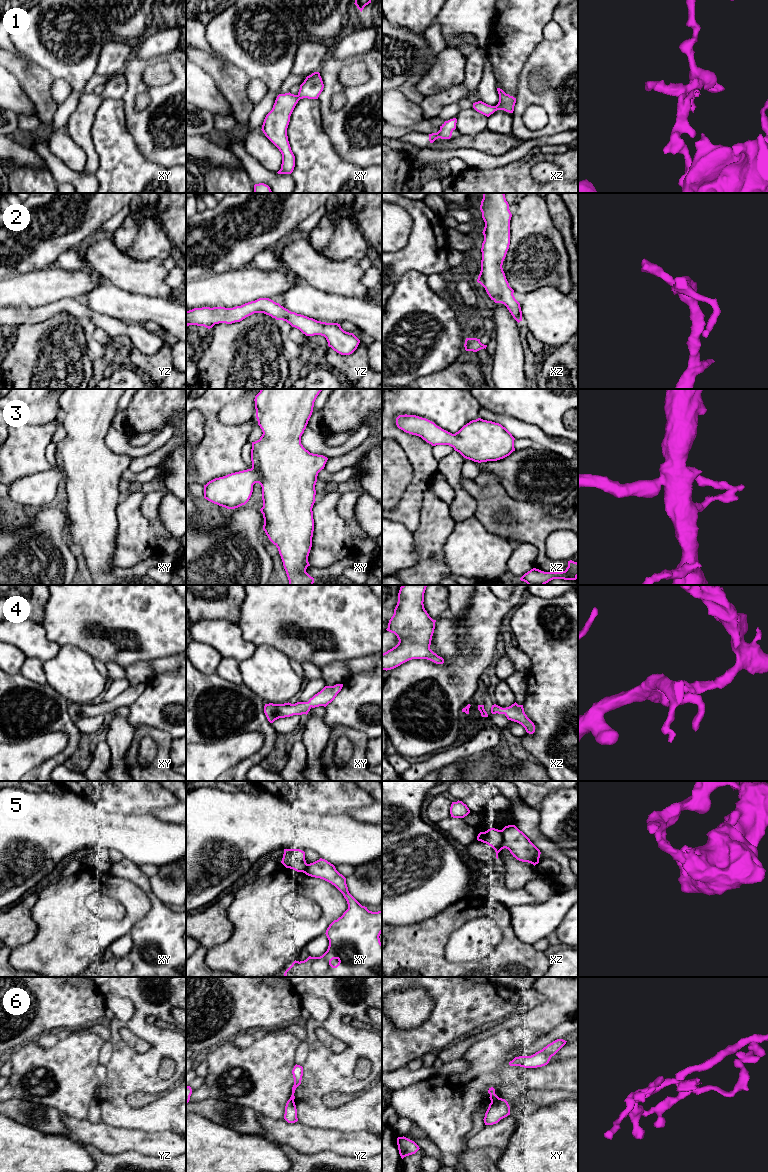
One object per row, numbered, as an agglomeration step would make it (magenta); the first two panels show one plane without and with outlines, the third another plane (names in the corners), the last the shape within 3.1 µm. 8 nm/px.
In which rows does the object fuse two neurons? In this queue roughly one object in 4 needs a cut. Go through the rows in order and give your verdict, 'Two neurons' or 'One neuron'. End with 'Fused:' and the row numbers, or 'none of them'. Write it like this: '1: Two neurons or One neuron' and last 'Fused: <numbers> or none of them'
1: One neuron
2: One neuron
3: One neuron
4: One neuron
5: Two neurons
6: Two neurons
Fused: 5, 6

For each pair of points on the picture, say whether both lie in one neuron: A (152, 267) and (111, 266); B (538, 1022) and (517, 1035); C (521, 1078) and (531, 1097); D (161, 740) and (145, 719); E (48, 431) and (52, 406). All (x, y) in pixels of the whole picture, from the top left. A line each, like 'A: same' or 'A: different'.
A: same
B: different
C: different
D: different
E: different

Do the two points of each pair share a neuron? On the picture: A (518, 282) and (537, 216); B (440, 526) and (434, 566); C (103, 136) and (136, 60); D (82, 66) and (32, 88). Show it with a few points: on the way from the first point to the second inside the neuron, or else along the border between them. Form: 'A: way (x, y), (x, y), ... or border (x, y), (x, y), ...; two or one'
A: way (526, 266), (531, 261), (532, 232); one
B: way (436, 536), (436, 556); one
C: border (121, 99), (124, 105), (126, 122); two
D: border (35, 63), (43, 67), (54, 78); two

